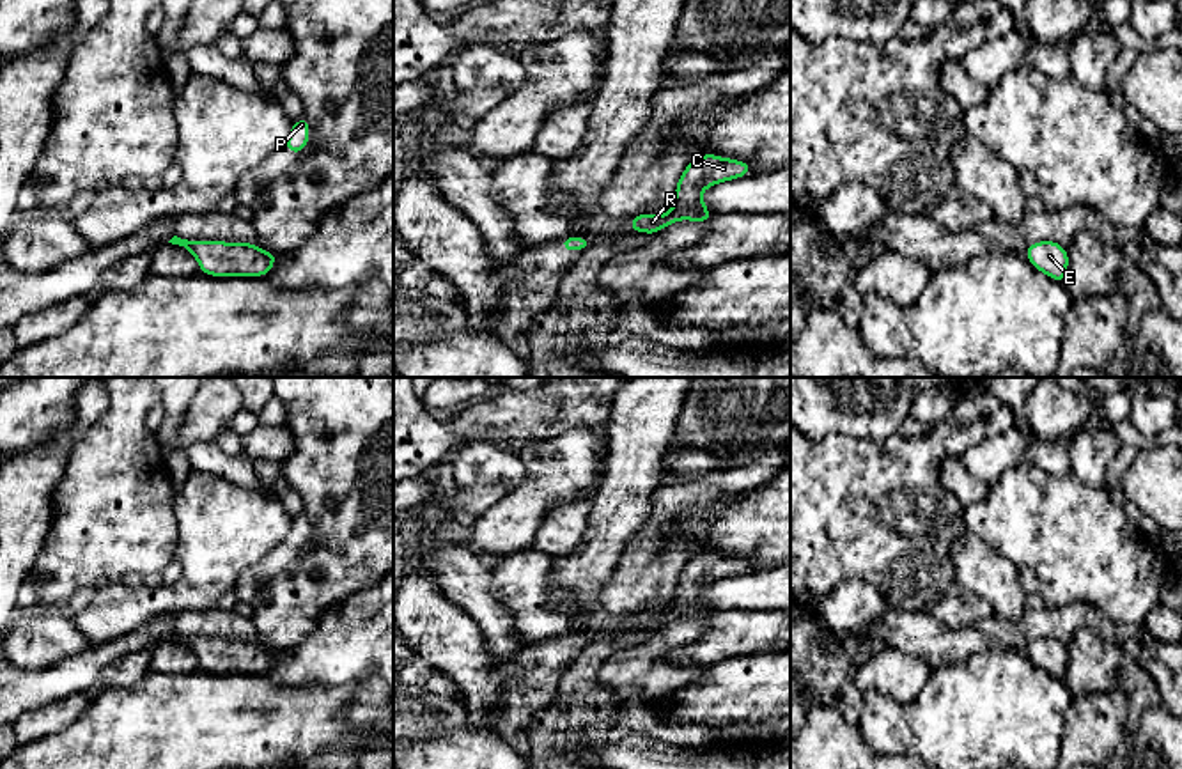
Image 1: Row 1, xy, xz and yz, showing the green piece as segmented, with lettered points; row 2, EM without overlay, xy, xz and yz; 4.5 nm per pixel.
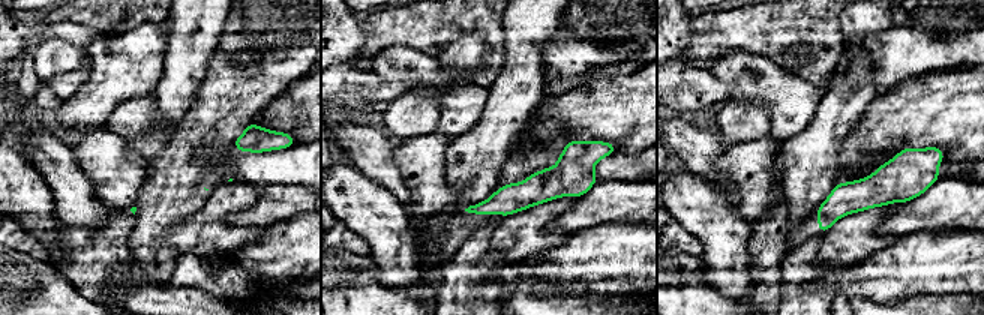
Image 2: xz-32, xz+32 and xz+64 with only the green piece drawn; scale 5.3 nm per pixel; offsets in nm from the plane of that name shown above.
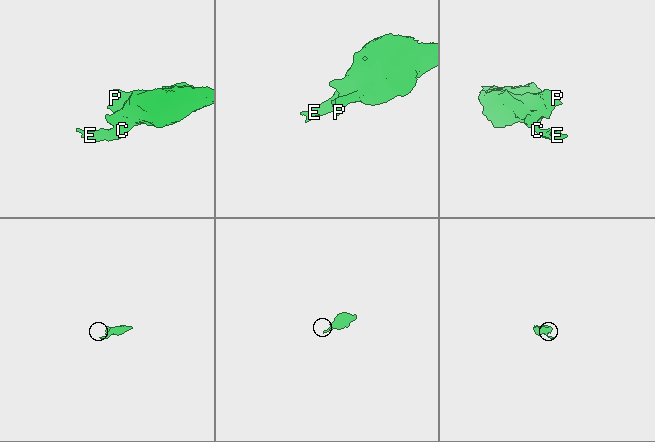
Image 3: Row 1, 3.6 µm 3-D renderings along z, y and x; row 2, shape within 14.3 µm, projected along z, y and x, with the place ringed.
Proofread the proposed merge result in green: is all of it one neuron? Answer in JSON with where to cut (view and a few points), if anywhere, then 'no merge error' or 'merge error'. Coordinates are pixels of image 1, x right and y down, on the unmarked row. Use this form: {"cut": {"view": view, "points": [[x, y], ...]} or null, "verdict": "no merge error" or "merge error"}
{"cut": null, "verdict": "no merge error"}

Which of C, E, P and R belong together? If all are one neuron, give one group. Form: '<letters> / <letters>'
C E P R

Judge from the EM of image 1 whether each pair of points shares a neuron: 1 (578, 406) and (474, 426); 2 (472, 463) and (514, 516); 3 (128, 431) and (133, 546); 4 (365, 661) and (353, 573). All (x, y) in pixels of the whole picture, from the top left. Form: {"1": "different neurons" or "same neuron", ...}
{"1": "same neuron", "2": "different neurons", "3": "same neuron", "4": "different neurons"}

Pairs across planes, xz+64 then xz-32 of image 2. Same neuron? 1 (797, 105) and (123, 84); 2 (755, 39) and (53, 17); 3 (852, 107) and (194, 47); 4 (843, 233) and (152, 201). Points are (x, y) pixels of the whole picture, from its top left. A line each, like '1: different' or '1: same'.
1: different
2: same
3: same
4: different

